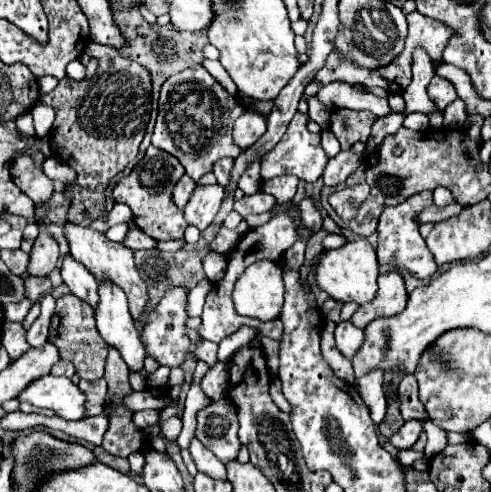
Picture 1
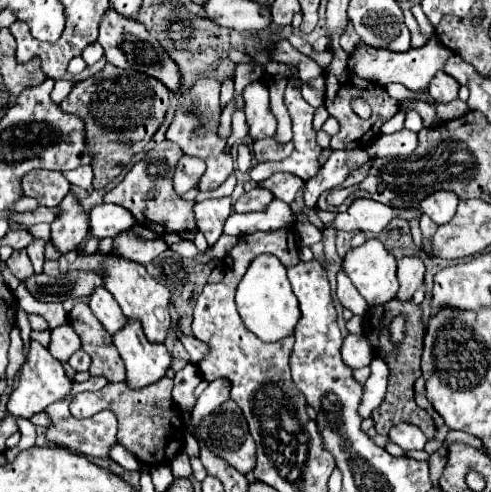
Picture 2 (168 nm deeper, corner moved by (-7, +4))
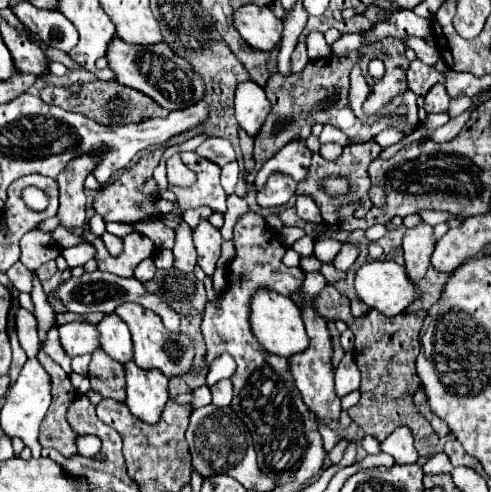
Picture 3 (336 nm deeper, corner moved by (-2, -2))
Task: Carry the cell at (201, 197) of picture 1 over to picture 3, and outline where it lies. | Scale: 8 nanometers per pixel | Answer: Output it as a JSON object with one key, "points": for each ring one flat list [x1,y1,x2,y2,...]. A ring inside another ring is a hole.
{"points":[[200,221,200,225,192,233,194,237,194,247,198,253,198,265,202,271,212,277,216,269,216,261,220,257,220,247,222,247,222,237,220,231,214,229,208,221]]}

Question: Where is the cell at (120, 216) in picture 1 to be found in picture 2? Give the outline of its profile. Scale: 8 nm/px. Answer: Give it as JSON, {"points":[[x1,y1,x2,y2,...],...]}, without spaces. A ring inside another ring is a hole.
{"points":[[101,203,91,209,91,233,93,237,105,239,105,237,115,237,123,231,129,231,135,227,135,219,127,209,111,203]]}

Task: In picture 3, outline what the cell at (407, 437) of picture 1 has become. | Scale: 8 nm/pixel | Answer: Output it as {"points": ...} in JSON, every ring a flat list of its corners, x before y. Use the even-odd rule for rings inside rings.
{"points":[[398,427,386,441,382,441,380,451,392,455,396,465,410,465,410,463,416,463,418,459,412,433,406,427]]}

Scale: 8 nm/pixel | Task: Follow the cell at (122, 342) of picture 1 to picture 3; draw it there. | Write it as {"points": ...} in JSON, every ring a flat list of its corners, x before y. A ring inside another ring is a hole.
{"points":[[126,363,126,405,136,419,144,423,158,423,164,405,170,399,168,379,160,371,142,371,136,363]]}

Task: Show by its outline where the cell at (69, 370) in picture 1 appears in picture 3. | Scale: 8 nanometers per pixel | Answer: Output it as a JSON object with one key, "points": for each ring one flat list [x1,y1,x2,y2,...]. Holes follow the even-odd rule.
{"points":[[80,355,80,357,74,357,74,359,72,359,72,369,74,369,74,373,88,375,90,359,92,359,92,355]]}

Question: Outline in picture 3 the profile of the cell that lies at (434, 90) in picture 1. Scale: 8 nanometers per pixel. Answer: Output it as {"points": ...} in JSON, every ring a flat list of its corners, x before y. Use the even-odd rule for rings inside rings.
{"points":[[434,85,426,95,424,109,426,109,426,113,444,113,444,111,448,111,448,103,450,103,450,97,446,93,446,87]]}

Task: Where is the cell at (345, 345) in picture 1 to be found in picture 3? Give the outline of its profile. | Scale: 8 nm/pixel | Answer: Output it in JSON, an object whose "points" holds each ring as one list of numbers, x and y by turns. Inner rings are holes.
{"points":[[346,353,344,359,340,361,334,381,336,381,334,391,338,391,338,397,344,397,344,395,348,395,360,387,360,371,356,367,352,353]]}

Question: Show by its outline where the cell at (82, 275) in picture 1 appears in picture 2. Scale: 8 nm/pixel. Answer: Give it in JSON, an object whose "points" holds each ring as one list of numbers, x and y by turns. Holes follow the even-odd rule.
{"points":[[105,287,95,289,95,293,91,293,91,297,87,297,87,303,91,307,91,311,95,313,95,317,103,323,103,327,109,333,115,333,117,329,121,329,125,325,125,315,119,309,119,305,115,305,115,297,111,297,111,293,107,293]]}

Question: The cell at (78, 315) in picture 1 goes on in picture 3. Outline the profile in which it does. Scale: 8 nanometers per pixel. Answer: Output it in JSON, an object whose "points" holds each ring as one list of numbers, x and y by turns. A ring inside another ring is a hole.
{"points":[[96,349,92,353,90,363,90,387,98,391,106,399,114,399,124,403,126,401,126,379,124,379,124,367,110,359,102,349]]}

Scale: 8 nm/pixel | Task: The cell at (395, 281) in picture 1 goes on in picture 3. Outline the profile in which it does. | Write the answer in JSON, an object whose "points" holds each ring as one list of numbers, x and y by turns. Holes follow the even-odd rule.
{"points":[[418,223,416,227,408,229,402,239,404,249,404,267,412,281,420,281,430,267,430,255,434,251,434,227,428,223]]}

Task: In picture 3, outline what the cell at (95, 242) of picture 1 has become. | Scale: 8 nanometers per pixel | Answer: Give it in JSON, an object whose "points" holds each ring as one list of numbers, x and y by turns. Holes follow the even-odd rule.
{"points":[[122,303,116,309,116,315,130,327,132,341,134,341,134,361,138,367,142,367,144,371,158,369,168,379,190,373,192,361,194,361,194,343,188,339,188,335,184,335,180,331,178,333,168,331,156,313,144,309,136,303]]}

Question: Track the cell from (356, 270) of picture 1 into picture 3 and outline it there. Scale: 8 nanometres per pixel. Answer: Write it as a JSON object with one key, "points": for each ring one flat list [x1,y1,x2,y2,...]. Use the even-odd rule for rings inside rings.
{"points":[[372,261,360,267,360,271,356,273,356,291,358,297,370,307,370,309,378,309,382,315,386,317,394,317,404,313,416,299,422,297,422,291,418,289,418,285,406,275,406,269,402,265,398,265,396,261]]}

